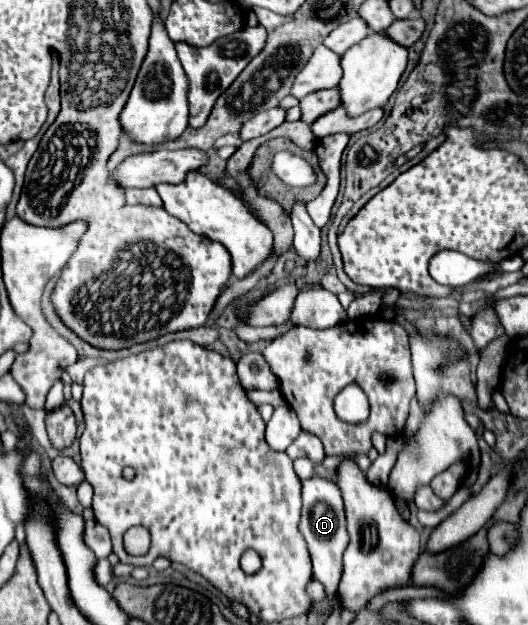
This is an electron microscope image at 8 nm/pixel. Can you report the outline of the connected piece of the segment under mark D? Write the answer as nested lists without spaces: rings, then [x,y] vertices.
[[[311,477],[303,481],[303,509],[301,509],[301,521],[299,521],[299,531],[303,533],[311,561],[313,561],[313,577],[323,583],[327,601],[333,601],[337,591],[337,583],[343,573],[343,551],[347,549],[349,535],[345,529],[345,513],[343,513],[343,501],[341,493],[335,481],[321,479],[321,477]]]

